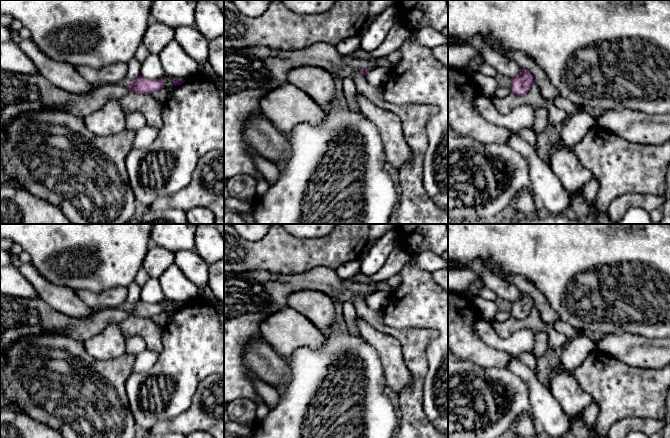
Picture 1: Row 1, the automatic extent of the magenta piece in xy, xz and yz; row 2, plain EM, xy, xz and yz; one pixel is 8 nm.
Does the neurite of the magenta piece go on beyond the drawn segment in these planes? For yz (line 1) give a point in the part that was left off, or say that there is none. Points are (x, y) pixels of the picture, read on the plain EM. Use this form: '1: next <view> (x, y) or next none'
1: next none

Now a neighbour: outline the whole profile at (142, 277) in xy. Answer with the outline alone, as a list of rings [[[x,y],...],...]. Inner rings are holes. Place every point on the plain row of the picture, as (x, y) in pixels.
[[[142,266],[136,275],[134,282],[142,288],[149,279],[150,279],[150,276]]]

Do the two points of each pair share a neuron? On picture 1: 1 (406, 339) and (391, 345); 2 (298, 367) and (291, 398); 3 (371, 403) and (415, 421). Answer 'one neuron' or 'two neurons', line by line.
1: two neurons
2: one neuron
3: two neurons

